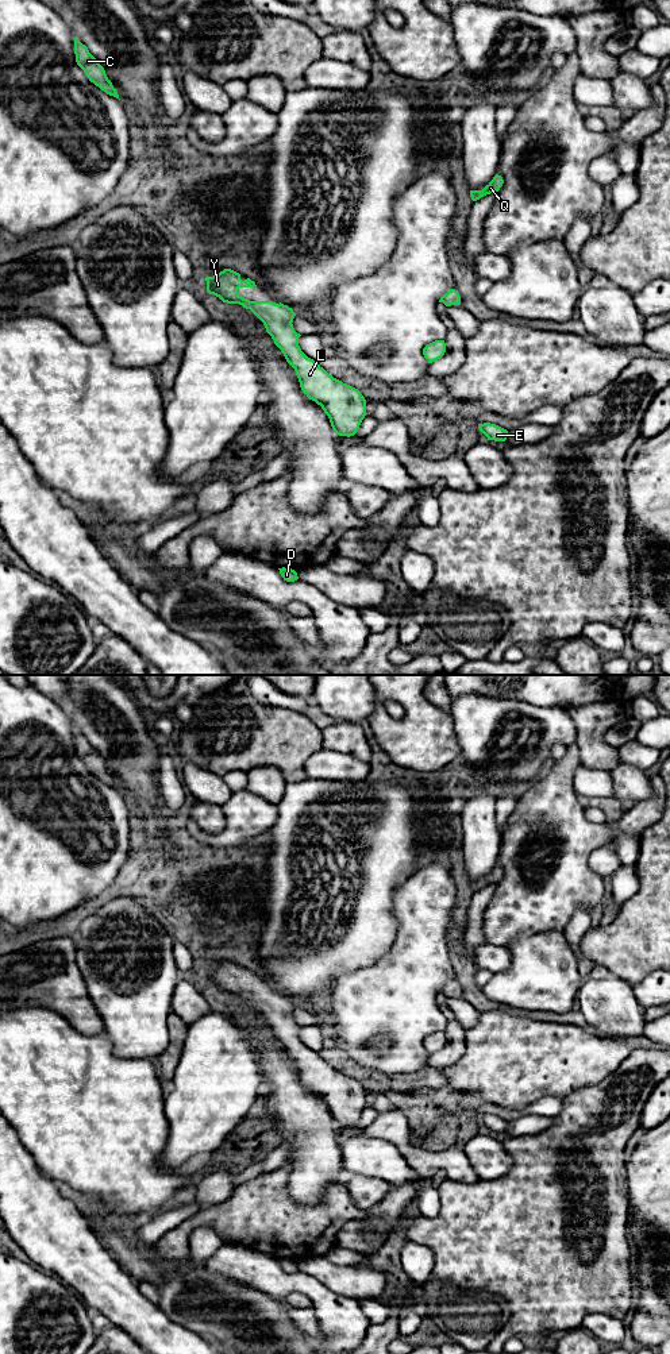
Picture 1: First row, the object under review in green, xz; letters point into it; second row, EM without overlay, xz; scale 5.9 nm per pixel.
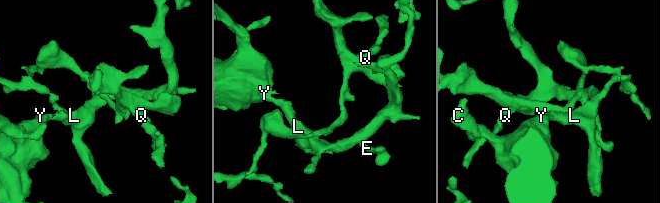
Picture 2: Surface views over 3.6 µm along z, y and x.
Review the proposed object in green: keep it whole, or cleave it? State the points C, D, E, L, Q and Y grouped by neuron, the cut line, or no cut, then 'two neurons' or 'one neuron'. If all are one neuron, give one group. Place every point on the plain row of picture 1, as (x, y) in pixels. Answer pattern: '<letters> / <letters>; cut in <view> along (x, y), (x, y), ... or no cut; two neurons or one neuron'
C D E L Q Y; no cut; one neuron

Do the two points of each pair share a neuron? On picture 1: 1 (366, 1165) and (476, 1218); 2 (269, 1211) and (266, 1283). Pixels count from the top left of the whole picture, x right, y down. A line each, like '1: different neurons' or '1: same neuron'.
1: different neurons
2: different neurons

